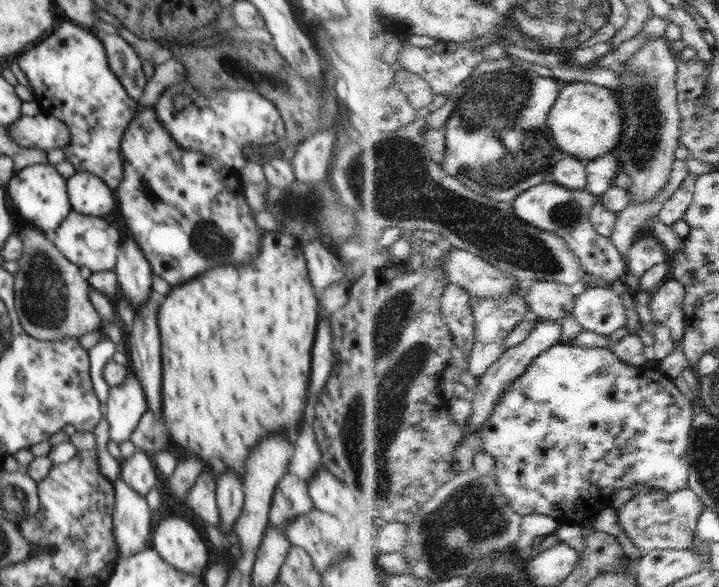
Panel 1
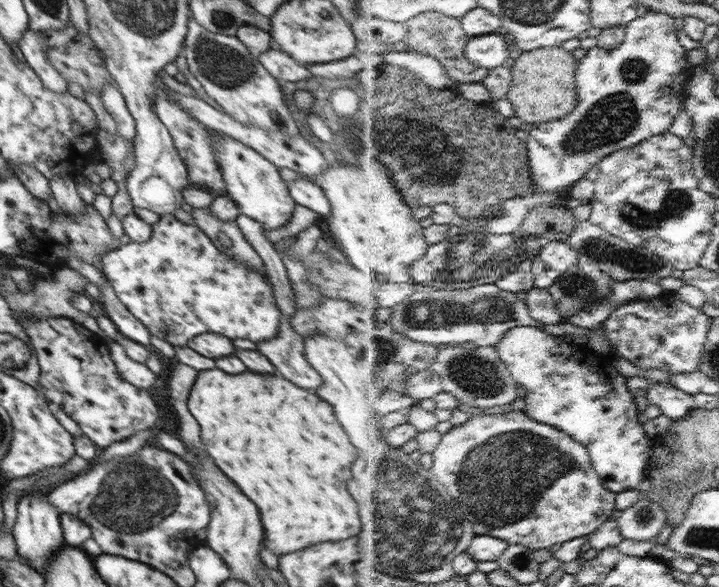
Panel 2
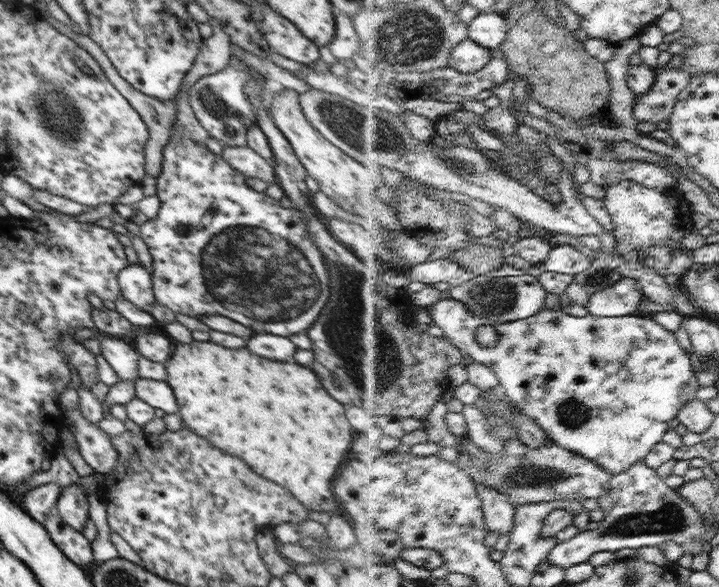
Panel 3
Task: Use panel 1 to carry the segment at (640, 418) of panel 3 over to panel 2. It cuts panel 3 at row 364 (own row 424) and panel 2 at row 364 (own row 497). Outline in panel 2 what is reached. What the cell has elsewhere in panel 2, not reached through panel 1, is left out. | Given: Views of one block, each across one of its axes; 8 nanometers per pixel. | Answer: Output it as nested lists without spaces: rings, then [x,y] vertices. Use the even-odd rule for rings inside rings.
[[[540,326],[512,328],[497,346],[498,353],[508,366],[520,387],[527,391],[526,408],[533,420],[550,424],[568,432],[586,445],[591,452],[596,470],[603,477],[608,488],[614,492],[624,492],[640,488],[644,478],[649,477],[651,460],[655,453],[656,440],[648,437],[647,426],[640,422],[636,396],[630,392],[630,380],[624,376],[611,357],[597,352],[592,345],[579,345],[564,340]]]

